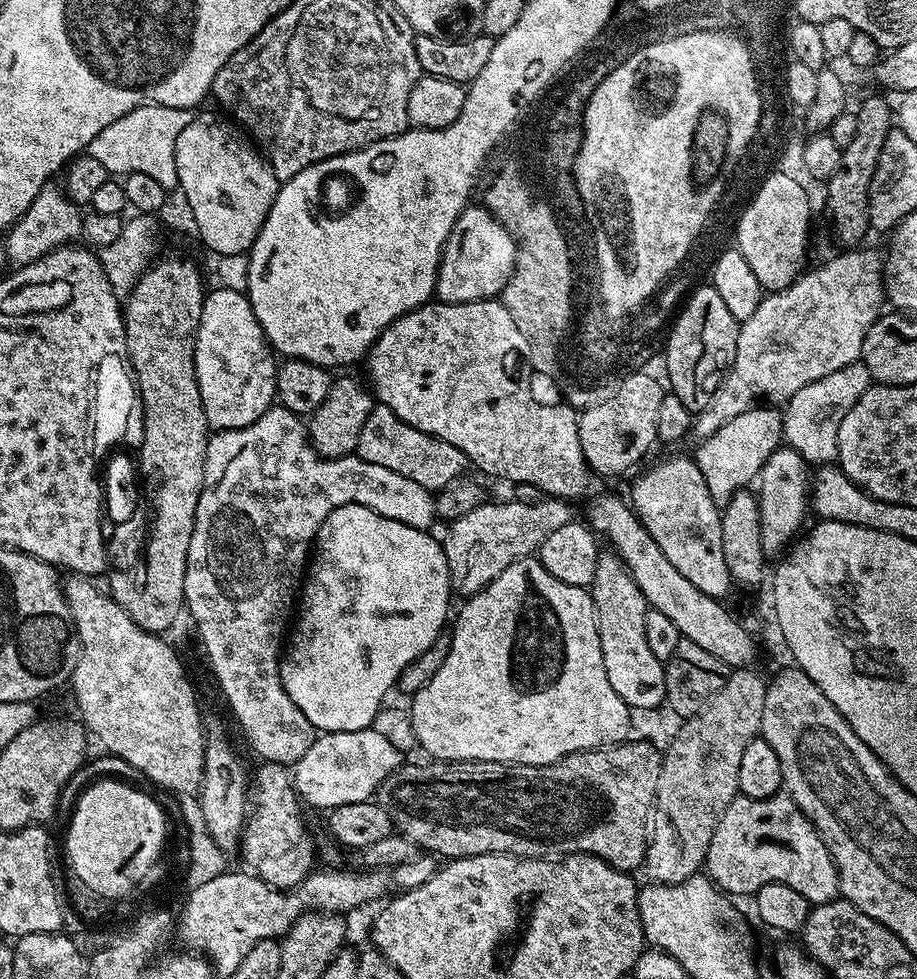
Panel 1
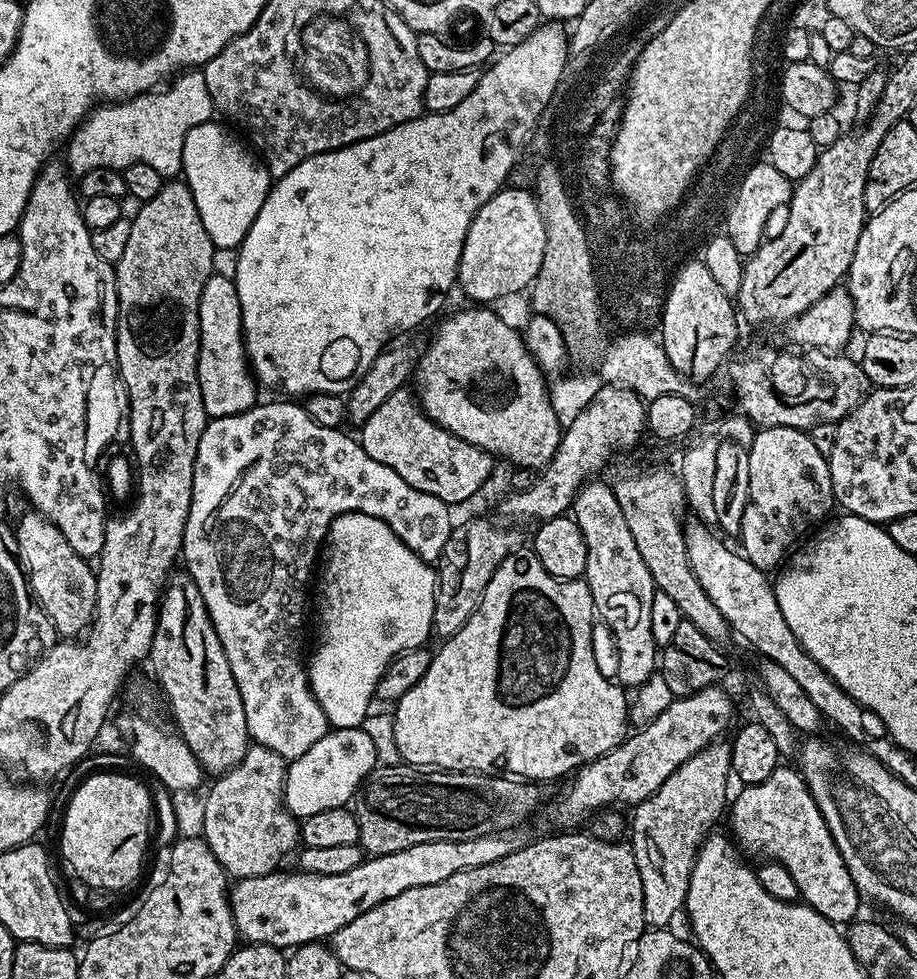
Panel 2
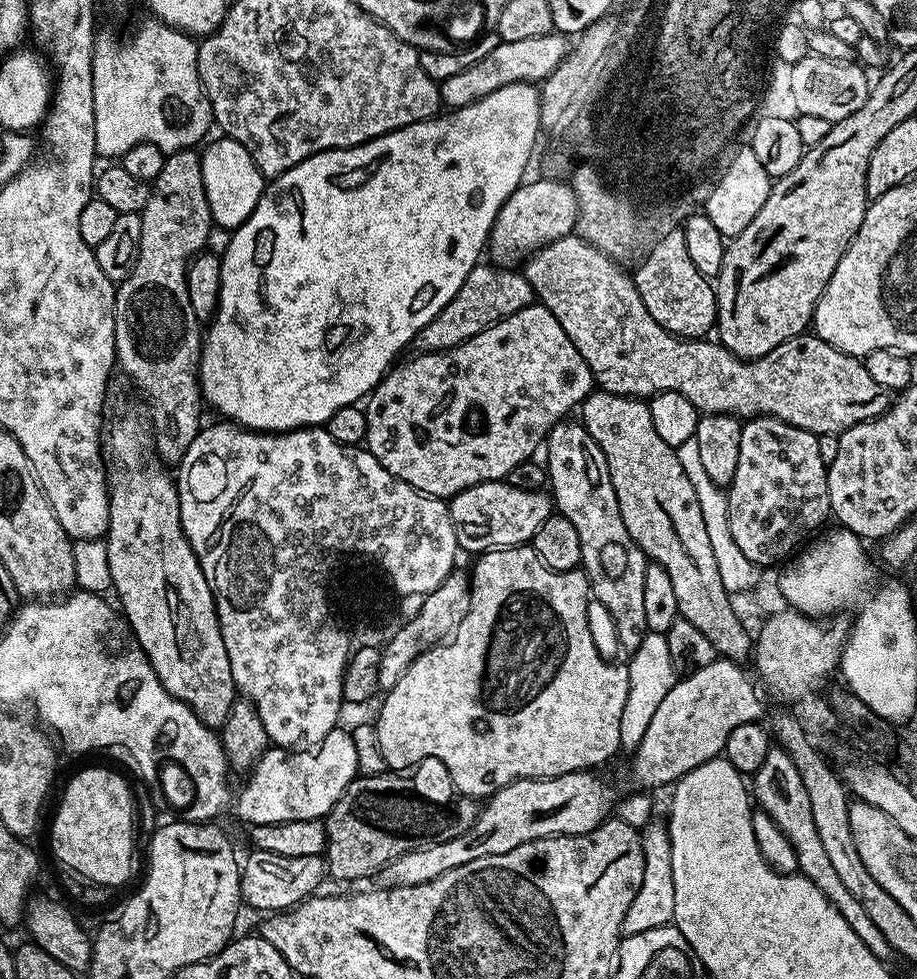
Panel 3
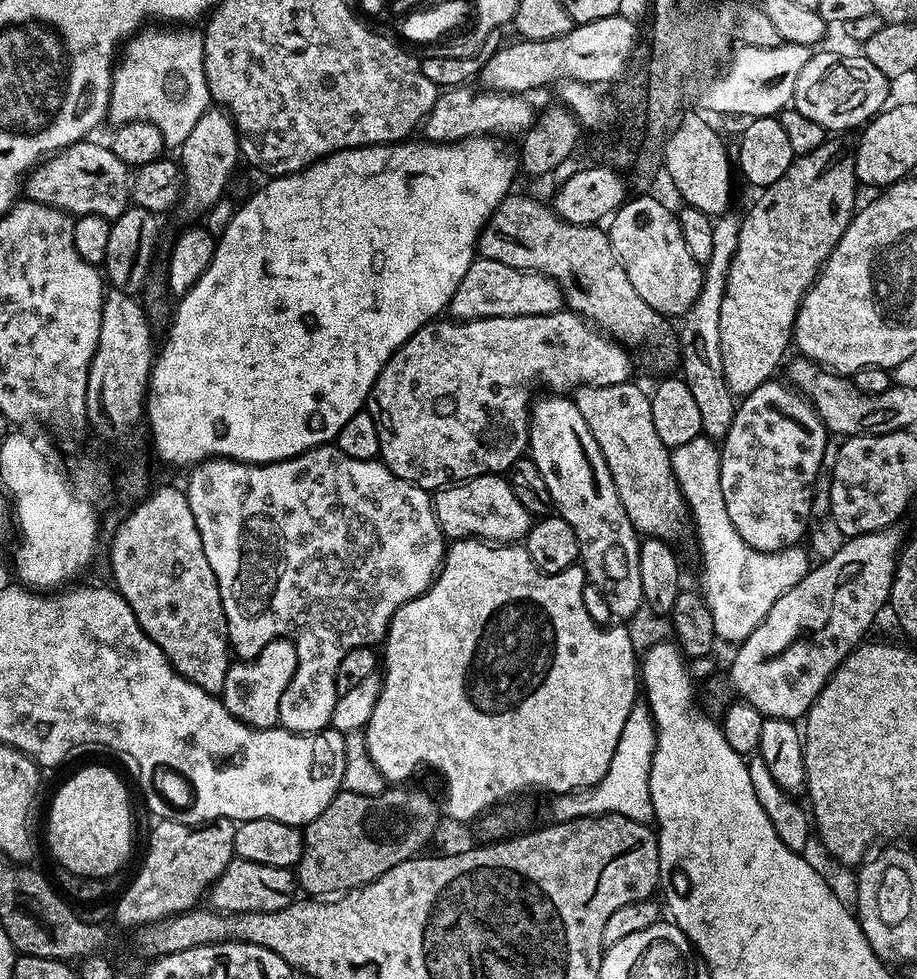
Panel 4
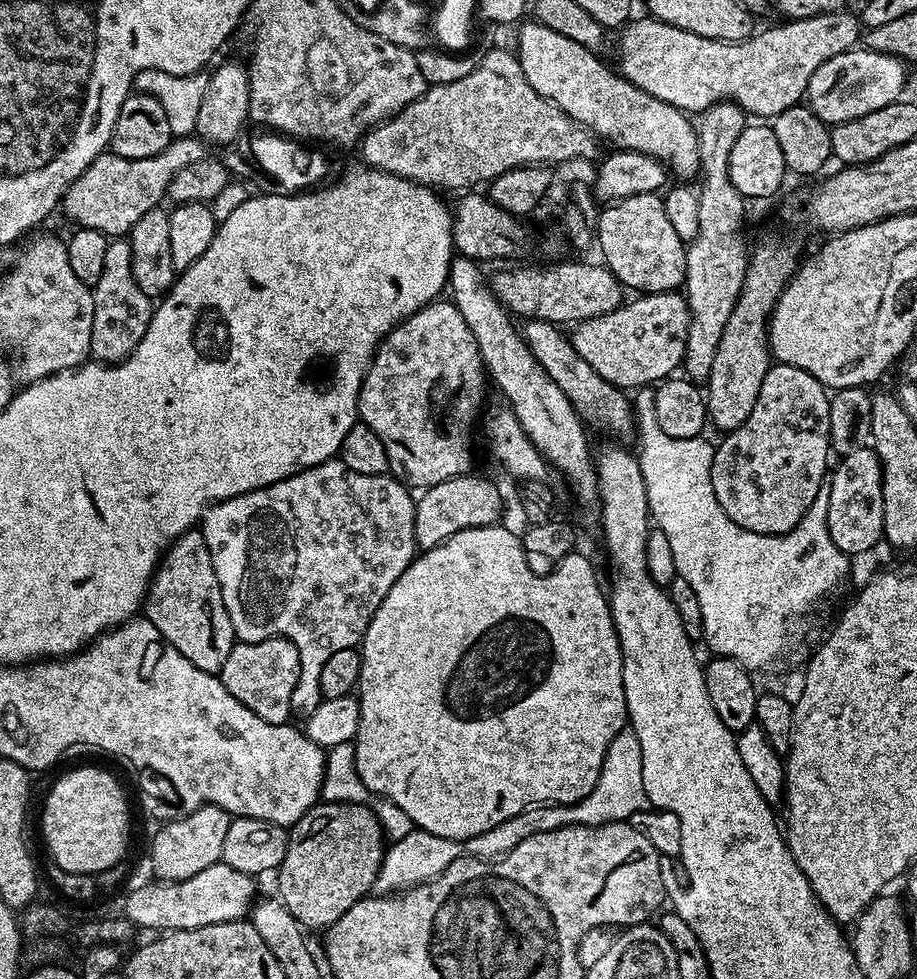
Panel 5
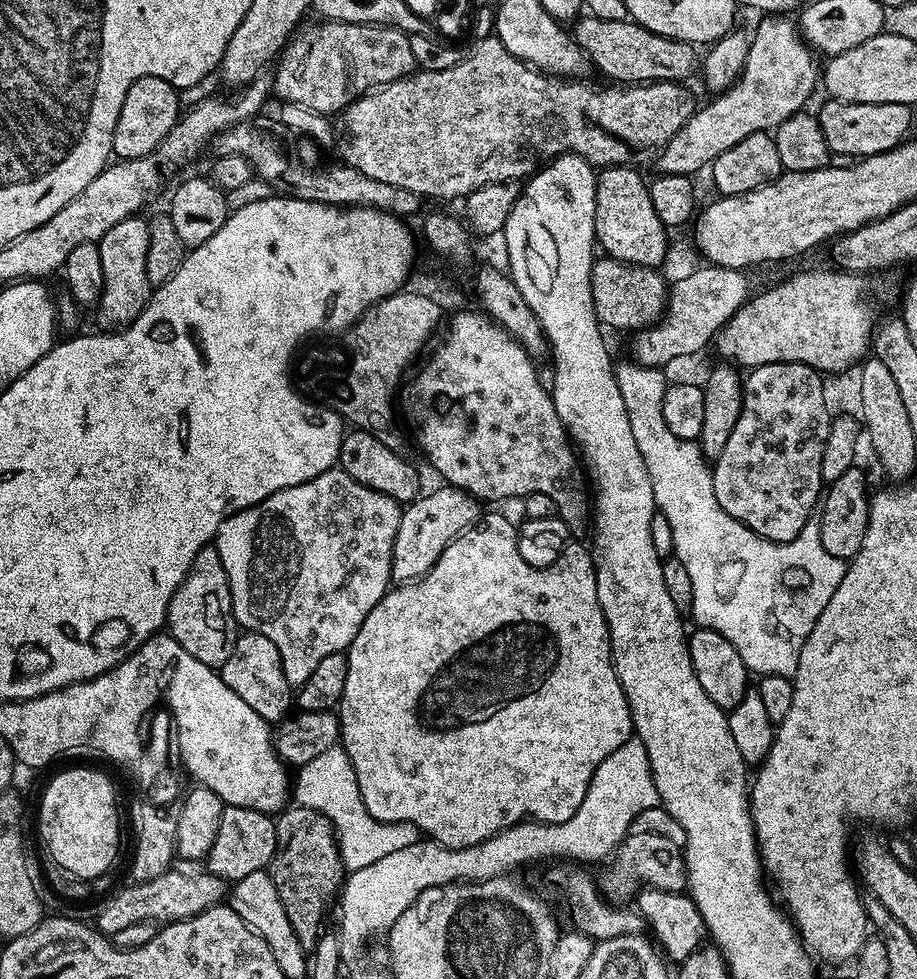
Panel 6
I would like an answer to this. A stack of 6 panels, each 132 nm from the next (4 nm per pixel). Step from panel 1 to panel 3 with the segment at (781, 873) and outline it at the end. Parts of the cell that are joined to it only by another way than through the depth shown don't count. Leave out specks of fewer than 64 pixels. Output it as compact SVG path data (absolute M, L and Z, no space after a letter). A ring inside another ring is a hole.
M773 746L766 754L766 759L762 761L762 766L758 766L758 770L751 777L750 788L758 808L773 819L778 830L786 836L790 846L797 852L799 875L810 878L810 882L814 882L814 886L818 886L818 890L826 894L826 898L835 906L838 914L846 918L850 930L854 930L854 934L858 934L858 938L866 942L866 950L870 950L870 954L874 954L879 960L891 961L894 953L890 944L886 942L885 935L874 926L873 919L866 914L861 903L845 887L845 883L834 870L825 847L822 846L821 837L818 835L817 827L814 826L814 814L810 811L810 797L806 795L806 786L802 786L802 777L798 775L798 769L794 766L790 754L779 746Z

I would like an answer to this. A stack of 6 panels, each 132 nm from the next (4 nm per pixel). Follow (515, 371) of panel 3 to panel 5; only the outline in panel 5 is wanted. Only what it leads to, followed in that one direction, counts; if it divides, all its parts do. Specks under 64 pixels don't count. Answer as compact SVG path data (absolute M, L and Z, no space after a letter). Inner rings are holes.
M679 291L650 292L637 295L635 298L637 300L629 299L621 303L620 307L610 314L580 321L570 332L574 350L578 350L578 354L586 358L586 362L590 362L590 366L594 366L594 370L598 370L602 378L606 378L606 382L616 385L621 390L636 390L641 386L652 386L669 379L675 373L672 371L675 368L677 371L684 363L686 334L690 326L688 302ZM440 298L427 304L388 331L376 347L372 364L360 387L358 416L363 424L374 430L374 434L378 434L378 438L382 438L382 446L386 446L388 472L401 484L412 490L423 490L473 471L472 423L476 415L478 420L485 407L484 380L486 384L486 369L478 342L474 342L466 318L462 318L456 305L447 299Z

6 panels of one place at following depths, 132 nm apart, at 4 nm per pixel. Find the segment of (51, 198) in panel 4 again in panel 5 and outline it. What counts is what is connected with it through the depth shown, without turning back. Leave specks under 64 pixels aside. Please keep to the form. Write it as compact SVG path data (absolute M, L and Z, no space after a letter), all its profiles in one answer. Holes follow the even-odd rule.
M196 136L175 137L165 150L159 151L154 158L130 159L115 155L105 150L82 172L66 191L62 201L62 212L73 220L73 225L94 229L109 238L122 238L133 228L134 223L142 218L146 211L159 207L167 197L169 184L178 171L205 159L205 143Z

